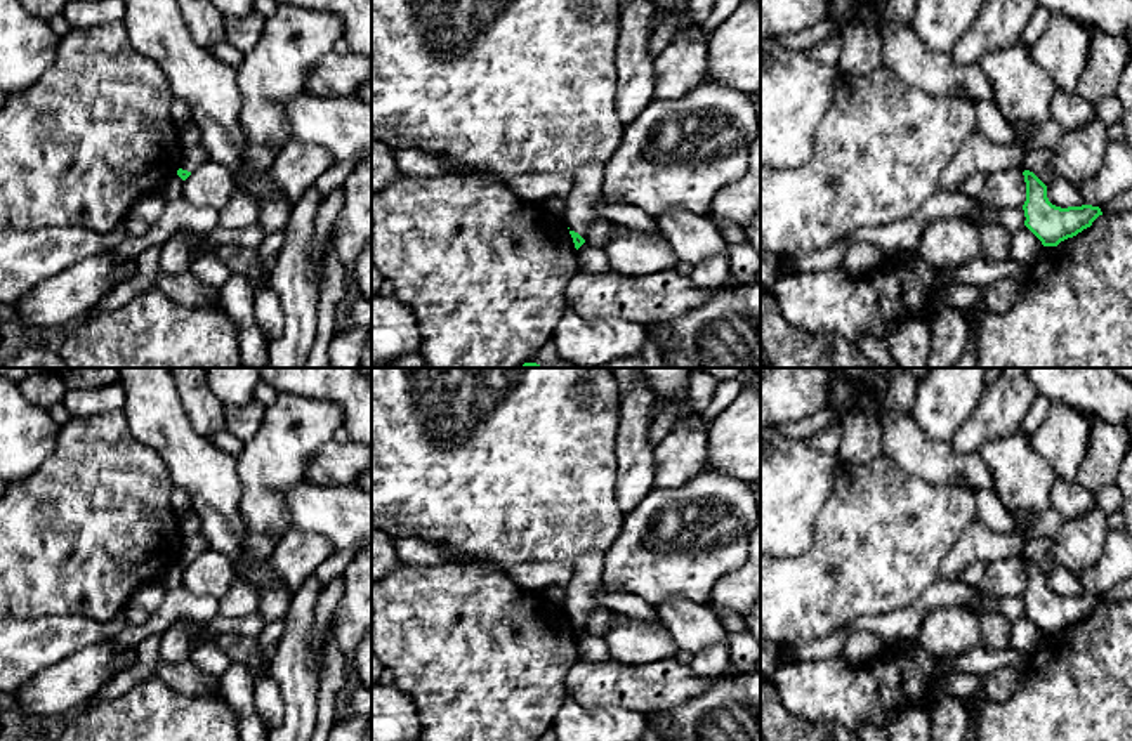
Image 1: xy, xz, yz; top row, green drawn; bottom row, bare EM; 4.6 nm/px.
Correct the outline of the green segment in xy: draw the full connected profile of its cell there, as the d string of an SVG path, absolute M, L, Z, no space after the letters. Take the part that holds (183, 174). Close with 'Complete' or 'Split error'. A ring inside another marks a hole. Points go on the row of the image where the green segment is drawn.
M198 144L182 151L182 163L177 175L186 180L200 165L208 161L205 149Z. Split error

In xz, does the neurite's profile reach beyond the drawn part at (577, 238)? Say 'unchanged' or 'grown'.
grown

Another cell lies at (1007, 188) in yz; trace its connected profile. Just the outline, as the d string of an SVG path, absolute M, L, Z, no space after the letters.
M1016 167L986 175L976 201L981 208L1000 210L1005 207L1023 207L1026 201L1024 168Z

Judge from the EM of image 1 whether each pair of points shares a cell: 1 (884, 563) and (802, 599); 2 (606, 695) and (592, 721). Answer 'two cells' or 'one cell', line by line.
1: one cell
2: two cells

